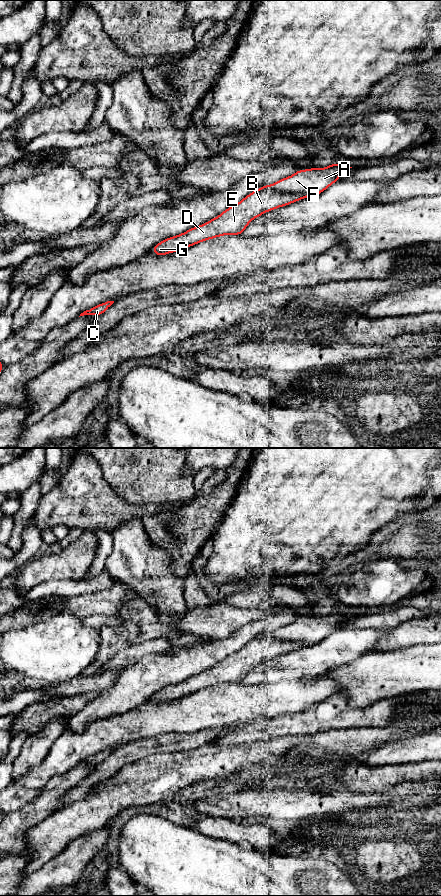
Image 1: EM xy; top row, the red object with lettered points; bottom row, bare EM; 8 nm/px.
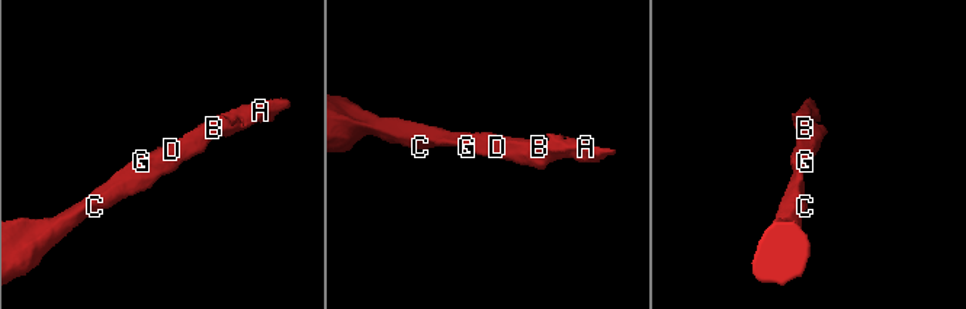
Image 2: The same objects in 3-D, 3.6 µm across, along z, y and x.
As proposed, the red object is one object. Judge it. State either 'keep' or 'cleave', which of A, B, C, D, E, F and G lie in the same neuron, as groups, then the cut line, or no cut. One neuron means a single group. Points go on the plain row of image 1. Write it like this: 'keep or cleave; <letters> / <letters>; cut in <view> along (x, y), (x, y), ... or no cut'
cleave; A F / B C D E G; cut in xy along (271, 633), (280, 639), (299, 640), (304, 645)

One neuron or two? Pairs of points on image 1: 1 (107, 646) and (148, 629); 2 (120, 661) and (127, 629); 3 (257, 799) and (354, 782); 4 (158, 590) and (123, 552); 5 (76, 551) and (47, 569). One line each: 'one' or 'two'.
1: one
2: two
3: two
4: one
5: one

